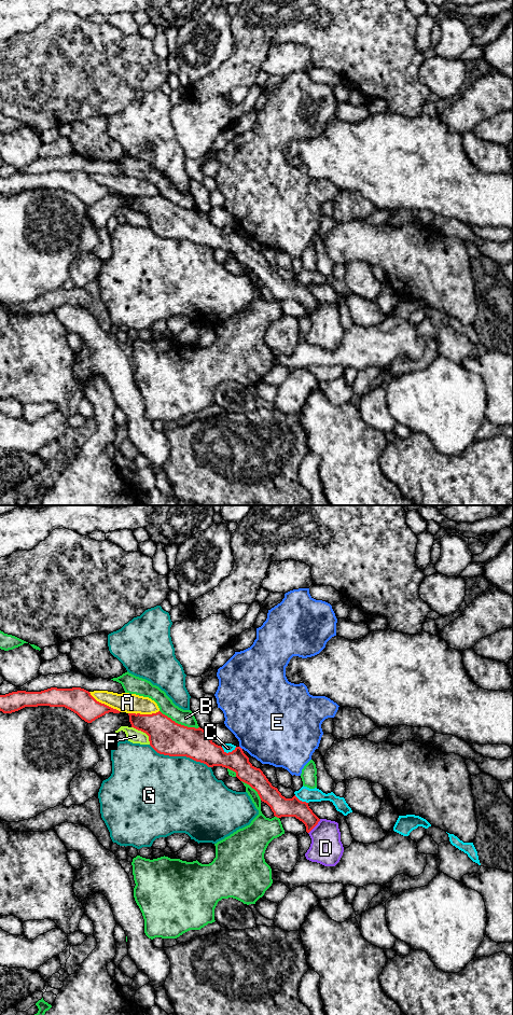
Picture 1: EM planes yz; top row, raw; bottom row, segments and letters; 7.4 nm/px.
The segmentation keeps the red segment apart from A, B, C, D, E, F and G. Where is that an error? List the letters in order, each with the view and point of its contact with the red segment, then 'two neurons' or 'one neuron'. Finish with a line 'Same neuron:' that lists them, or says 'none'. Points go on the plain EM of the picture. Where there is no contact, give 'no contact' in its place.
A: meets red in yz at (104, 186); two neurons
B: meets red in yz at (179, 207); two neurons
C: meets red in yz at (229, 235); two neurons
D: meets red in yz at (315, 308); two neurons
E: meets red in yz at (240, 231); two neurons
F: meets red in yz at (143, 214); two neurons
G: meets red in yz at (180, 238); two neurons
Same neuron: none

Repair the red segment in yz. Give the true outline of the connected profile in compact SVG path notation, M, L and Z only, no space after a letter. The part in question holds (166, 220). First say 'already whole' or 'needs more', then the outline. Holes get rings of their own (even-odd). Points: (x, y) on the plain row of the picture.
already whole; M161 194L152 197L128 196L128 198L131 210L145 215L149 219L150 228L157 236L169 239L186 239L204 246L208 250L222 249L235 254L240 264L249 267L258 275L261 283L271 290L275 300L295 300L305 307L307 316L320 304L309 291L308 286L300 283L295 278L292 281L282 279L278 272L272 268L263 254L249 245L249 240L240 230L236 230L232 235L226 236L221 228L216 227L209 221L207 213L178 207Z

